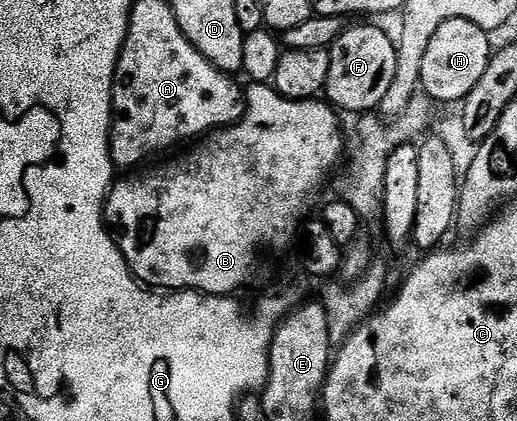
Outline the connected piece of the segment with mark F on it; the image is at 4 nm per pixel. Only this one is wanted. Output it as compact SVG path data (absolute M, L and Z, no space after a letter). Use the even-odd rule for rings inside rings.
M352 26L343 31L328 50L330 72L326 87L326 98L337 111L375 111L394 81L397 43L384 30L376 26ZM328 94L328 95L327 95Z

